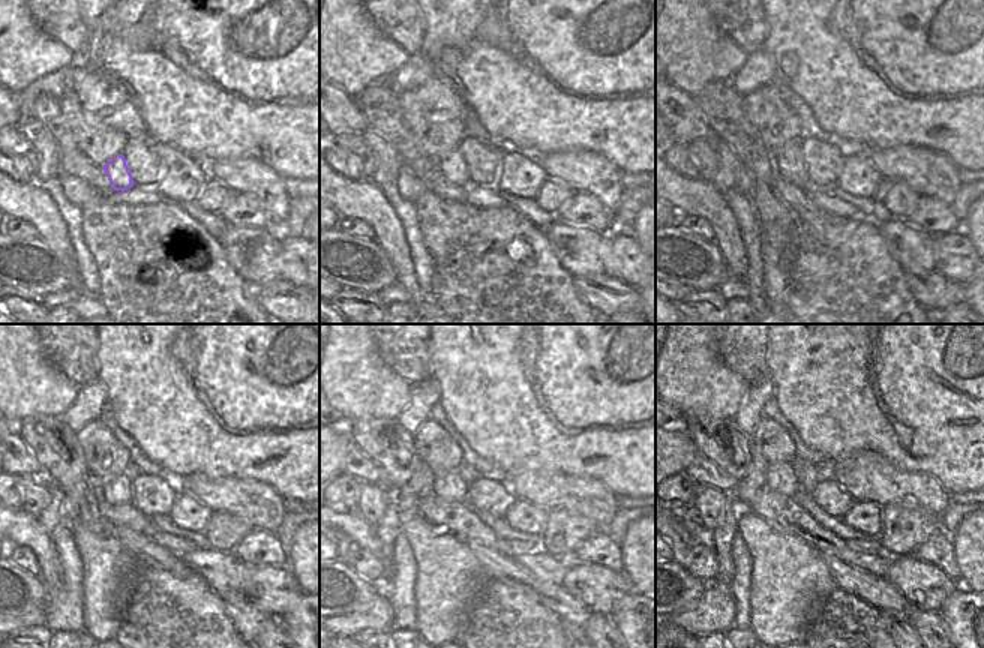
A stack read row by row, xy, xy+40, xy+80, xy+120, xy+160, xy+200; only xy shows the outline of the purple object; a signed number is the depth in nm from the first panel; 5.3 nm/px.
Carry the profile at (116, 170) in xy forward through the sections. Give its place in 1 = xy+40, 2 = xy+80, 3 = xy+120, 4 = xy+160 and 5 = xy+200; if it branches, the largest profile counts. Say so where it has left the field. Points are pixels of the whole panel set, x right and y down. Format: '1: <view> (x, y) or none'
1: xy+40 (453, 168)
2: xy+80 (788, 159)
3: xy+120 (117, 491)
4: xy+160 (450, 486)
5: xy+200 (782, 480)

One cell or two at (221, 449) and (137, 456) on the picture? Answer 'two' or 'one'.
two

